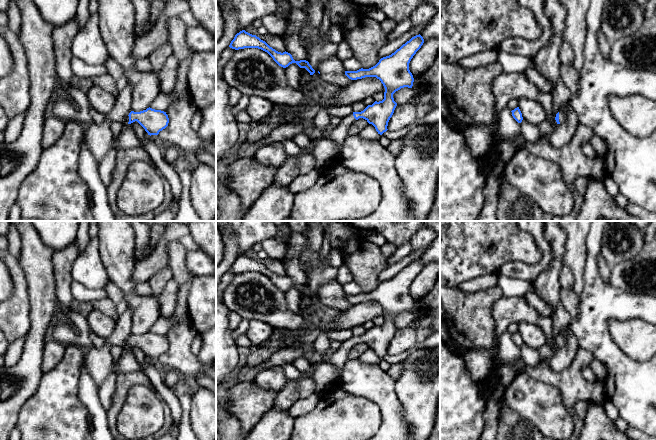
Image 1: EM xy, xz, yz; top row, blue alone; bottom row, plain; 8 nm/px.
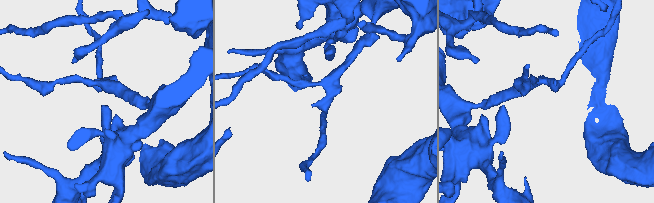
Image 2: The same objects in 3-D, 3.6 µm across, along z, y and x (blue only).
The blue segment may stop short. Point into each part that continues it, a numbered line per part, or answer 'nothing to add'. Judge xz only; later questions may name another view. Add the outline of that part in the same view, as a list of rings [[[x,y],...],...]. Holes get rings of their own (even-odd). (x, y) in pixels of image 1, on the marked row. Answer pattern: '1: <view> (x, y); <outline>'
1: xz (340, 132); [[[353,113],[342,118],[341,122],[332,130],[328,139],[334,141],[339,146],[342,146],[346,137],[349,135],[348,129],[355,120]]]

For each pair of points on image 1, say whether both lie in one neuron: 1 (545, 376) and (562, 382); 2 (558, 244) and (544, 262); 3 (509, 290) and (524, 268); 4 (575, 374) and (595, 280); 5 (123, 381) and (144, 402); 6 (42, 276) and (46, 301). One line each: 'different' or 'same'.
1: same
2: different
3: different
4: different
5: different
6: same

